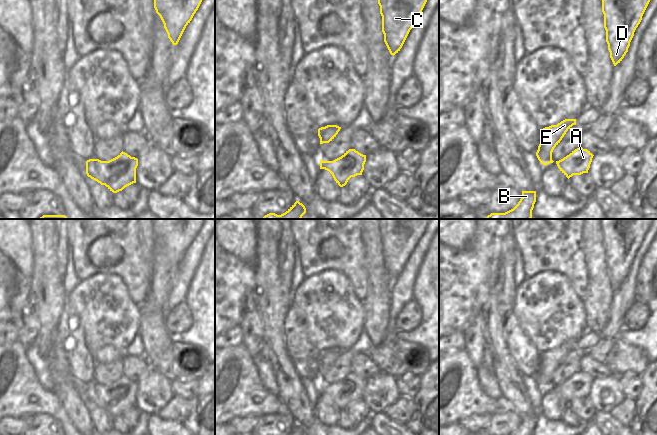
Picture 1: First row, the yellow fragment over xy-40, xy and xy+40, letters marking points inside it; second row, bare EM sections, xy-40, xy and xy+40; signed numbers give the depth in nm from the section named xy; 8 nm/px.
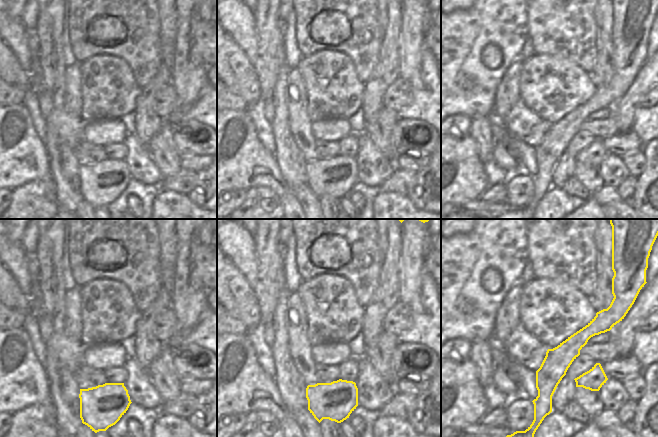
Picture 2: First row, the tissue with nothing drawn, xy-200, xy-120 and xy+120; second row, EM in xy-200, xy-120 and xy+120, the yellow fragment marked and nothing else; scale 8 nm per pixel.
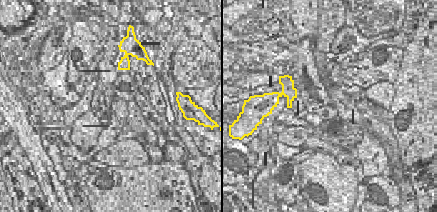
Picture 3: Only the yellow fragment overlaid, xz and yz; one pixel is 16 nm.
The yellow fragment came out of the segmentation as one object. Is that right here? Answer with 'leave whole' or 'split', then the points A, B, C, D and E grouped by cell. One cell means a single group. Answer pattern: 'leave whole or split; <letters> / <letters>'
leave whole; A B C D E

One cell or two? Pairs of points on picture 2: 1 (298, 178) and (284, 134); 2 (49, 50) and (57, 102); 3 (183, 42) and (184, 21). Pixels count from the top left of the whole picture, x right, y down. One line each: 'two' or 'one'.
1: one
2: one
3: one

